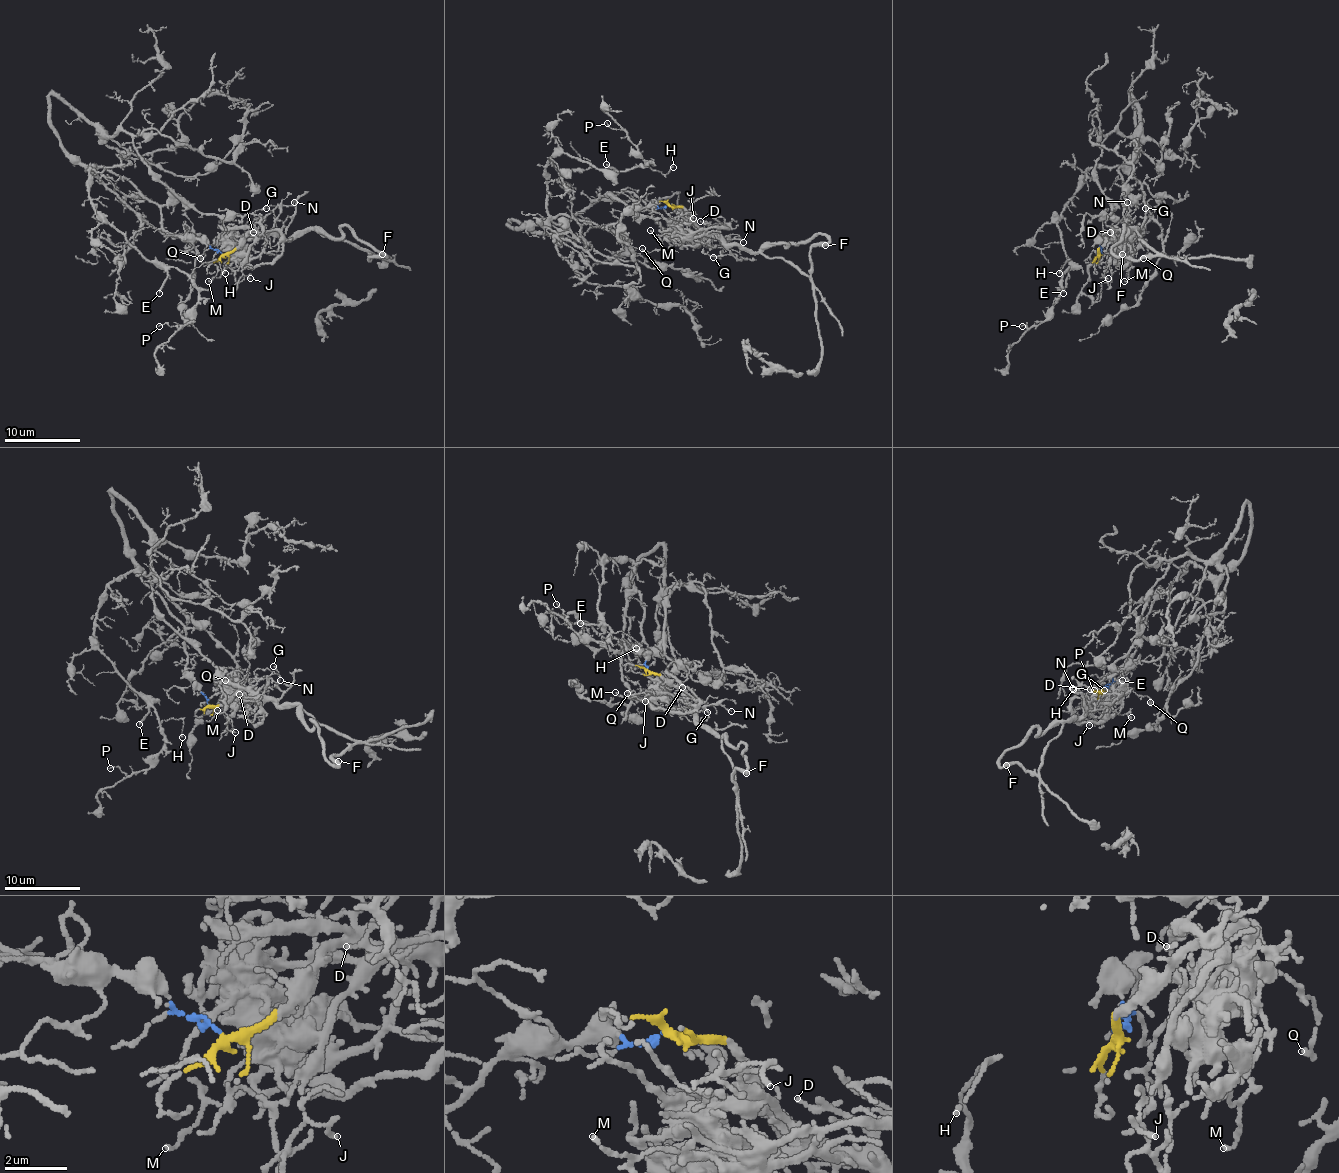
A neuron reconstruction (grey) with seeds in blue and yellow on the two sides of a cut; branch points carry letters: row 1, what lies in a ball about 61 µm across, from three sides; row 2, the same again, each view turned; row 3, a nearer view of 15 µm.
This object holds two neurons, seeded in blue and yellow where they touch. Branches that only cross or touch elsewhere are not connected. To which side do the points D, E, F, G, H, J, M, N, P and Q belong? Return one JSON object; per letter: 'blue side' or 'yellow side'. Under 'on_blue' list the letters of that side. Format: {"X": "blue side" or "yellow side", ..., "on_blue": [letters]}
{"D": "yellow side", "E": "blue side", "F": "yellow side", "G": "yellow side", "H": "blue side", "J": "yellow side", "M": "yellow side", "N": "yellow side", "P": "blue side", "Q": "yellow side", "on_blue": ["E", "H", "P"]}

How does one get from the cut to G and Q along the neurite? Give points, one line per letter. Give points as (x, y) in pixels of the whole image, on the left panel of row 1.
G: (221, 253), (233, 251), (250, 232), (284, 232), (275, 225), (275, 215), (266, 208)
Q: (221, 253), (233, 249), (246, 231), (233, 227), (205, 248), (205, 255), (199, 257)

